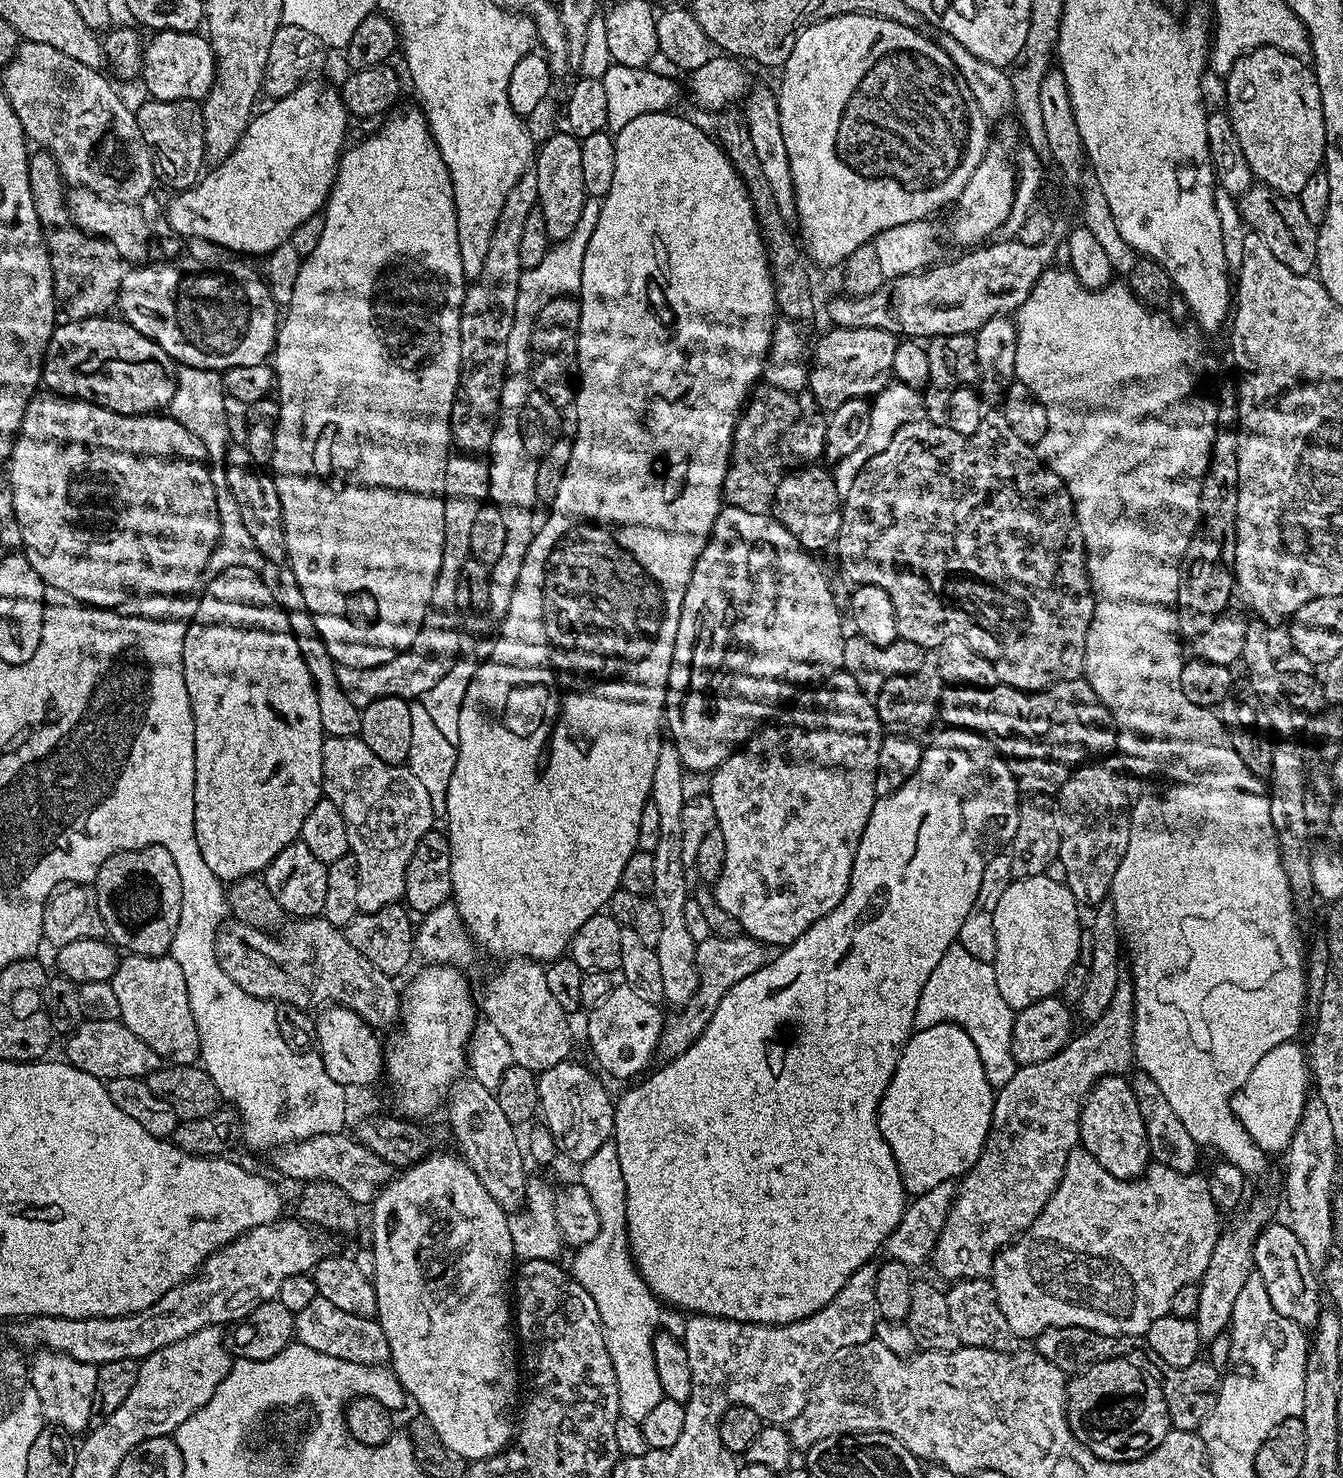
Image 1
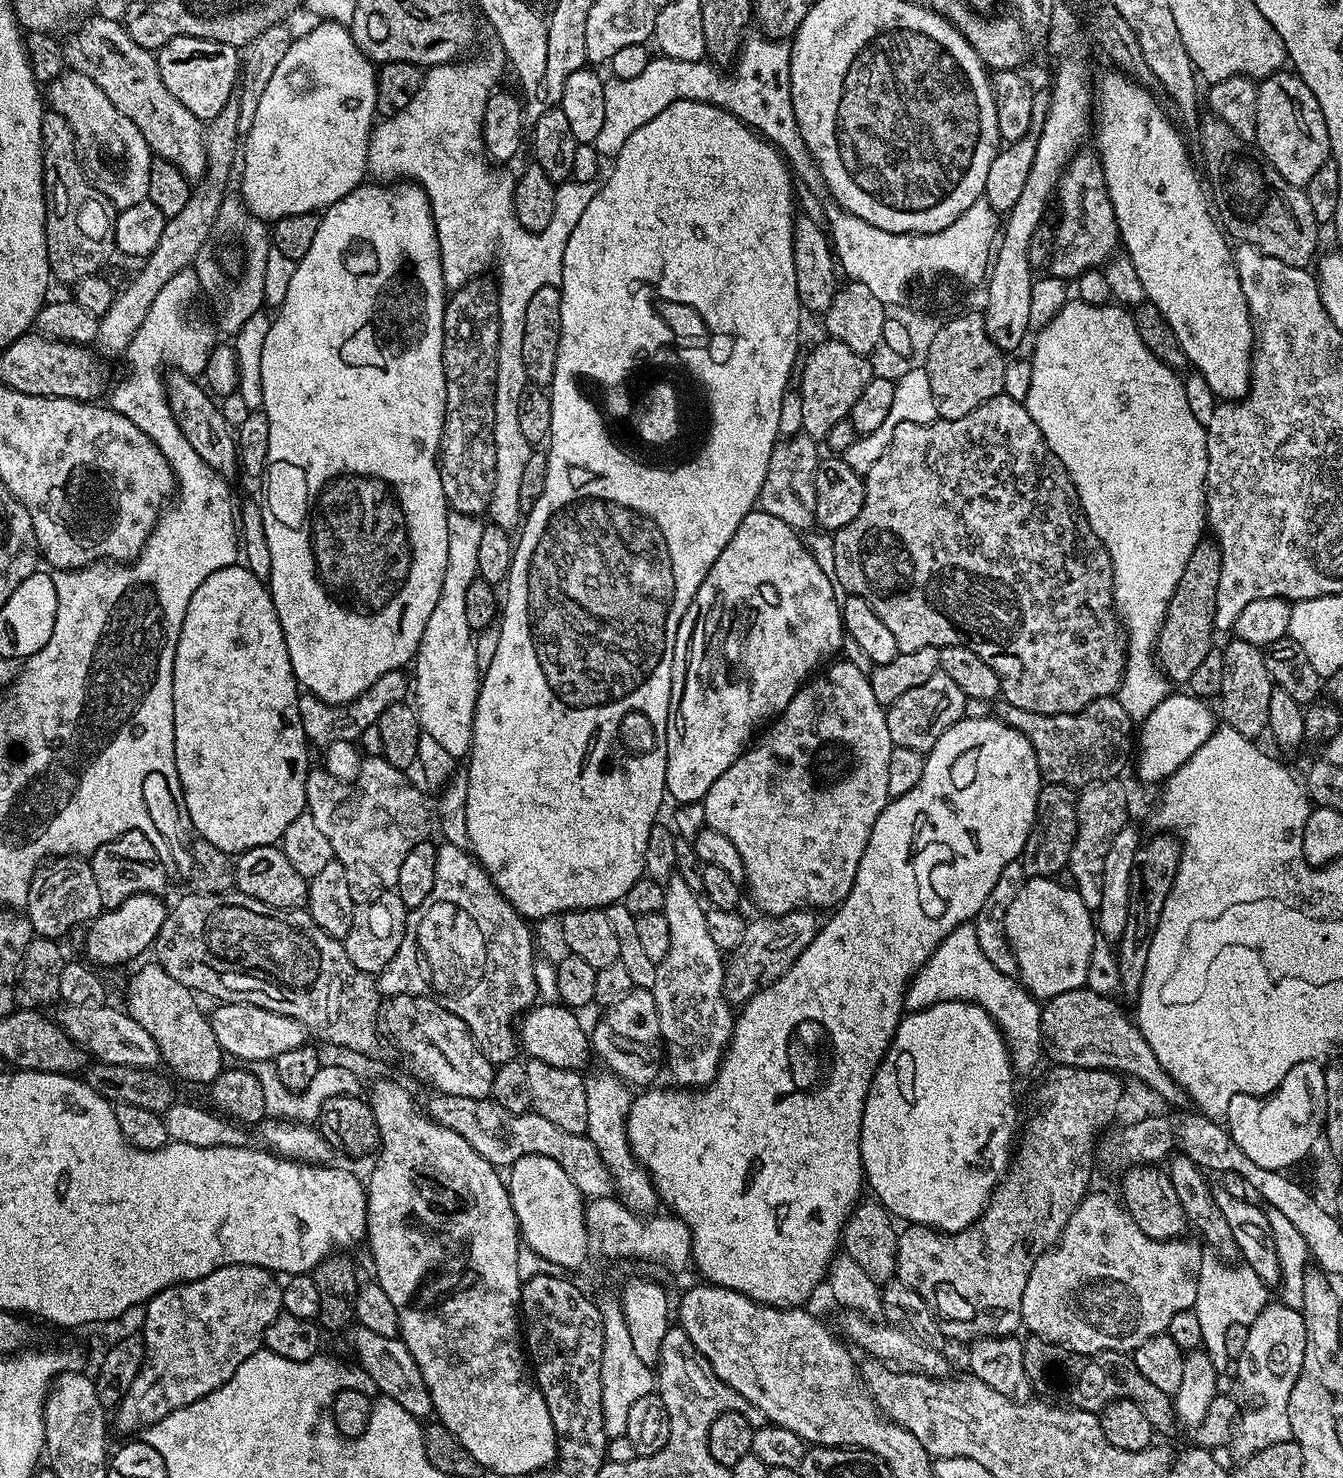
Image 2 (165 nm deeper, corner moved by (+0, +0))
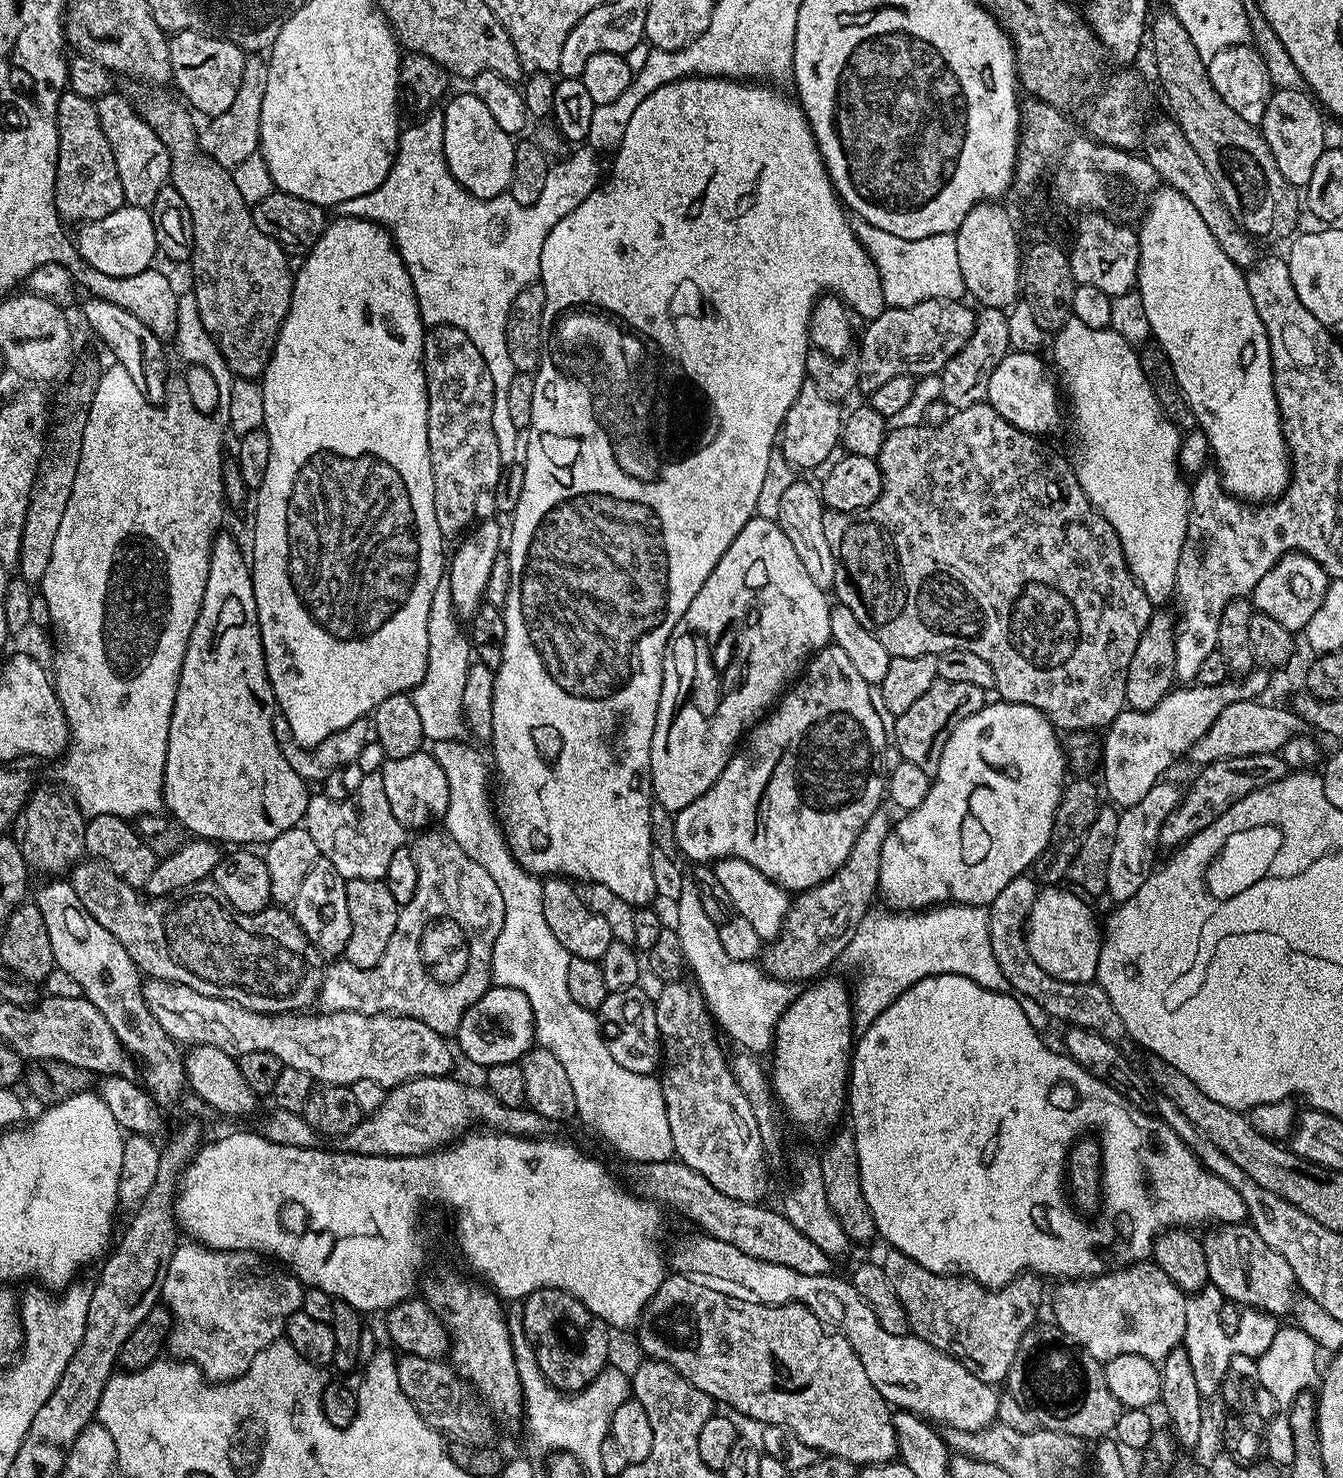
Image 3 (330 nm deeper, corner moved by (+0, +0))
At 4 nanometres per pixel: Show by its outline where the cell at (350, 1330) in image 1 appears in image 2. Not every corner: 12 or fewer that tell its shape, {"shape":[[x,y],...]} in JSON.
{"shape":[[359,1326],[355,1363],[379,1395],[431,1417],[430,1390],[398,1338]]}

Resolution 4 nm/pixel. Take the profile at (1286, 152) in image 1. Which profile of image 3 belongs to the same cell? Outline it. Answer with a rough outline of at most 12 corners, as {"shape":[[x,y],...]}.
{"shape":[[1276,88],[1259,131],[1293,188],[1326,147],[1325,113],[1300,88]]}

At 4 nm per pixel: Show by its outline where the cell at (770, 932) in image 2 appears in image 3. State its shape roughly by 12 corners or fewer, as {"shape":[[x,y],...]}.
{"shape":[[870,814],[826,882],[791,901],[762,952],[775,980],[843,957],[880,892],[893,817]]}

